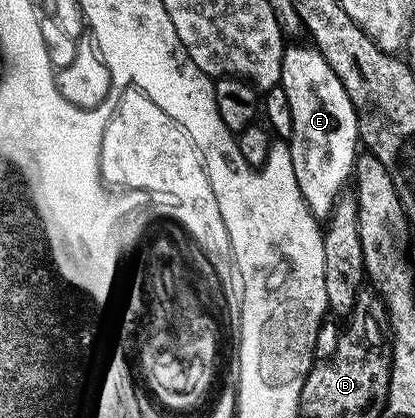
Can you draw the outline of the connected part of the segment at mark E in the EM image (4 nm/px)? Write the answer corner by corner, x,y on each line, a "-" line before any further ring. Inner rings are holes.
287,46
282,58
280,86
288,93
288,105
292,105
292,133
288,142
292,169
296,169
296,185
300,185
310,214
325,221
354,174
354,161
360,154
358,111
344,85
340,85
340,77
332,73
332,65
324,61
317,47
305,46

